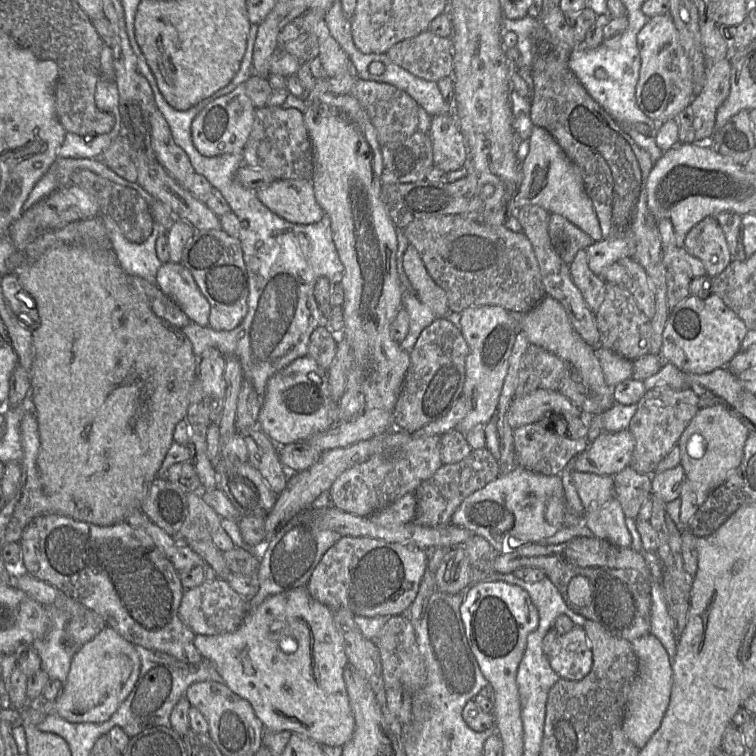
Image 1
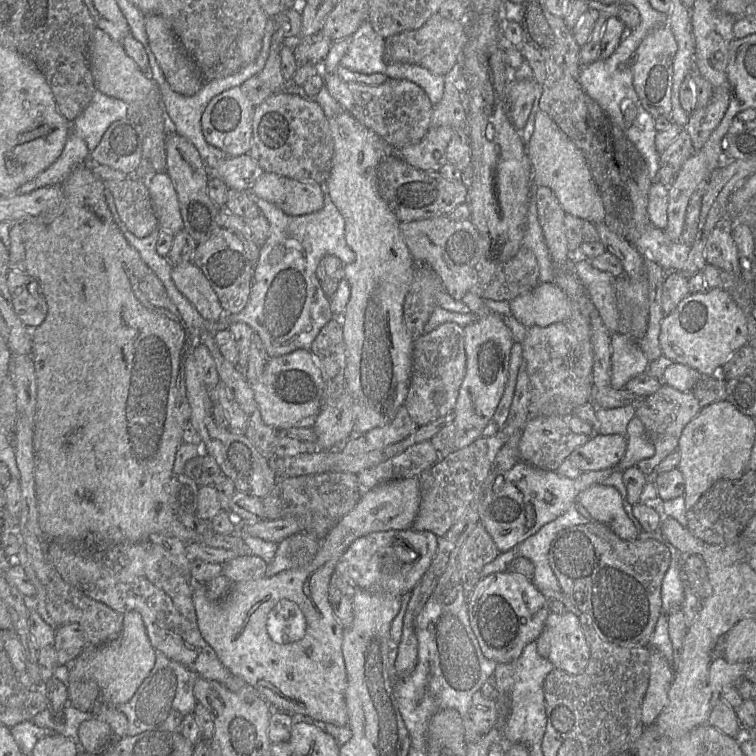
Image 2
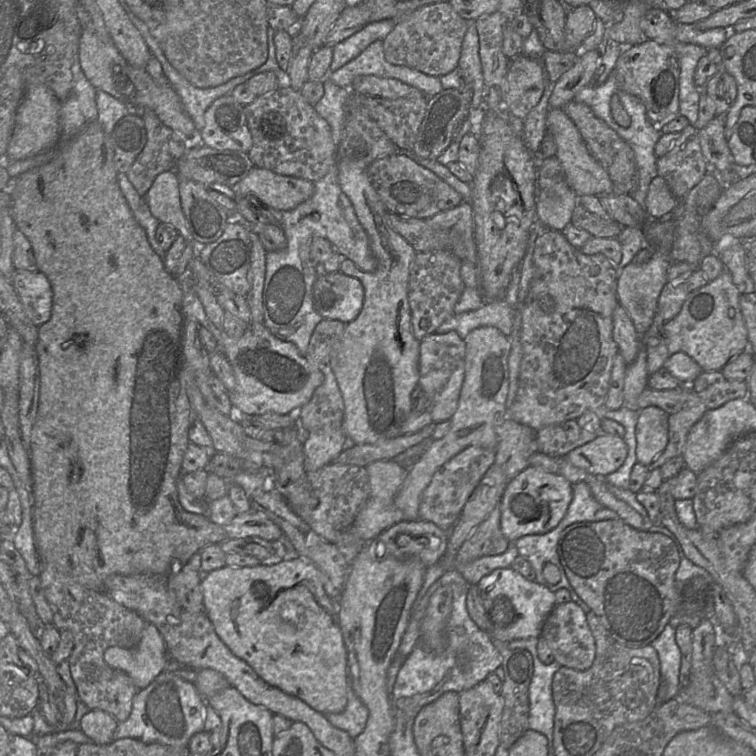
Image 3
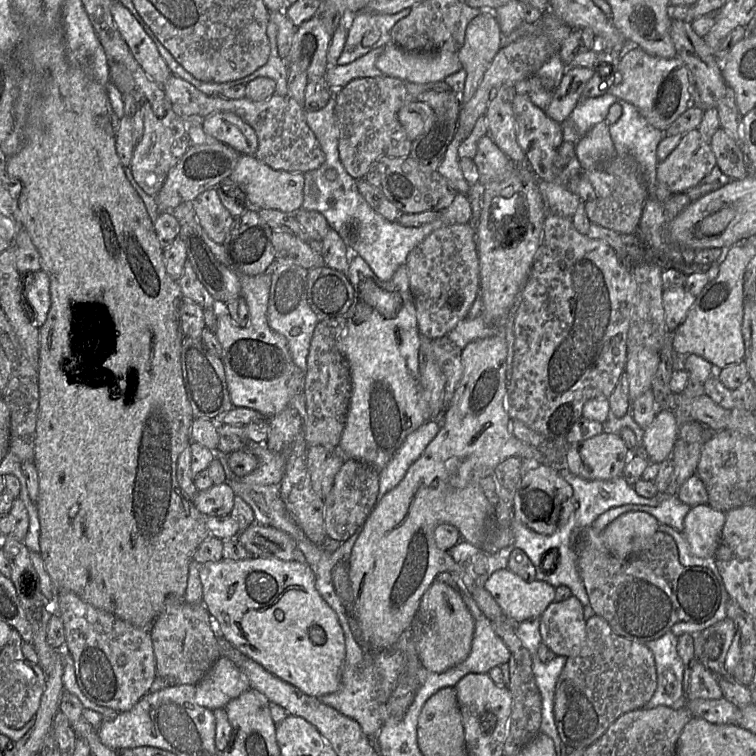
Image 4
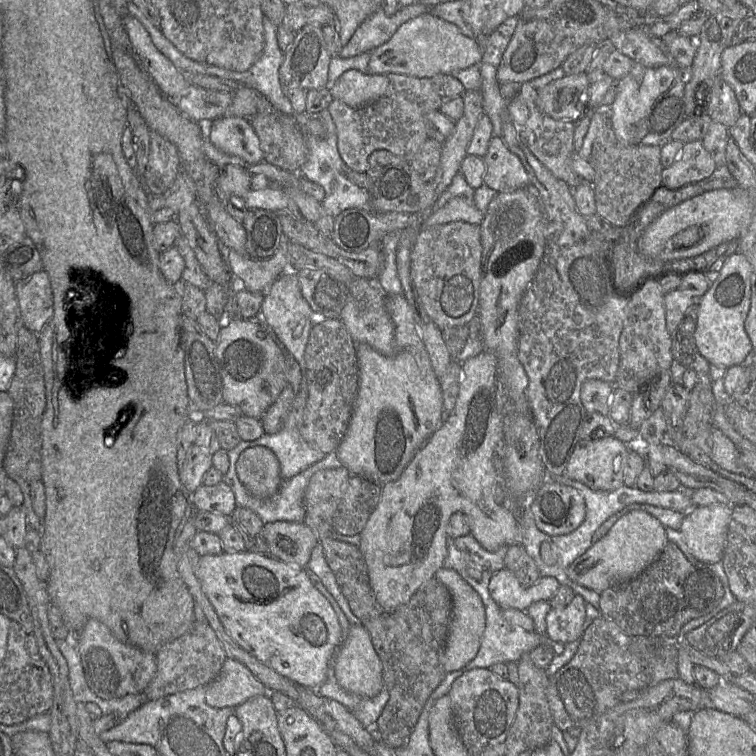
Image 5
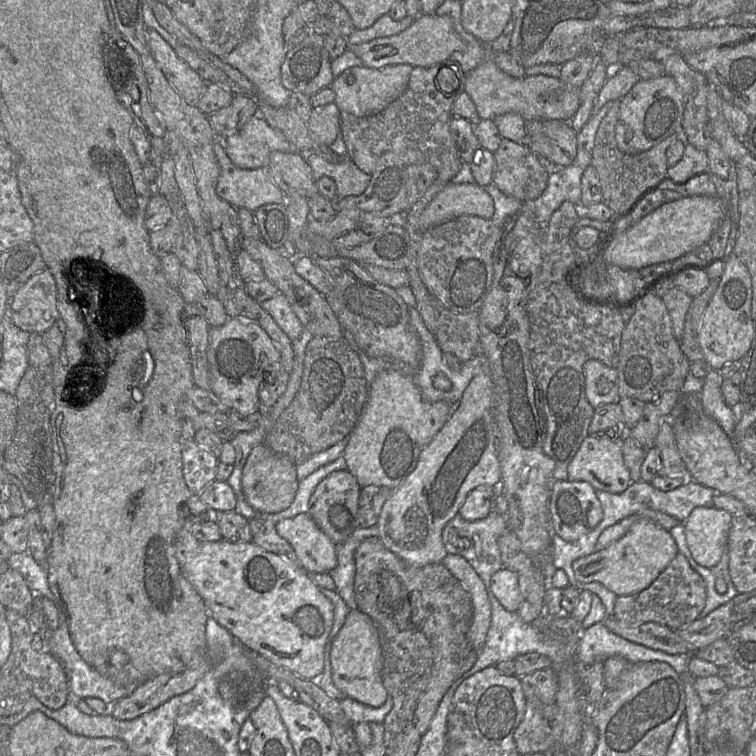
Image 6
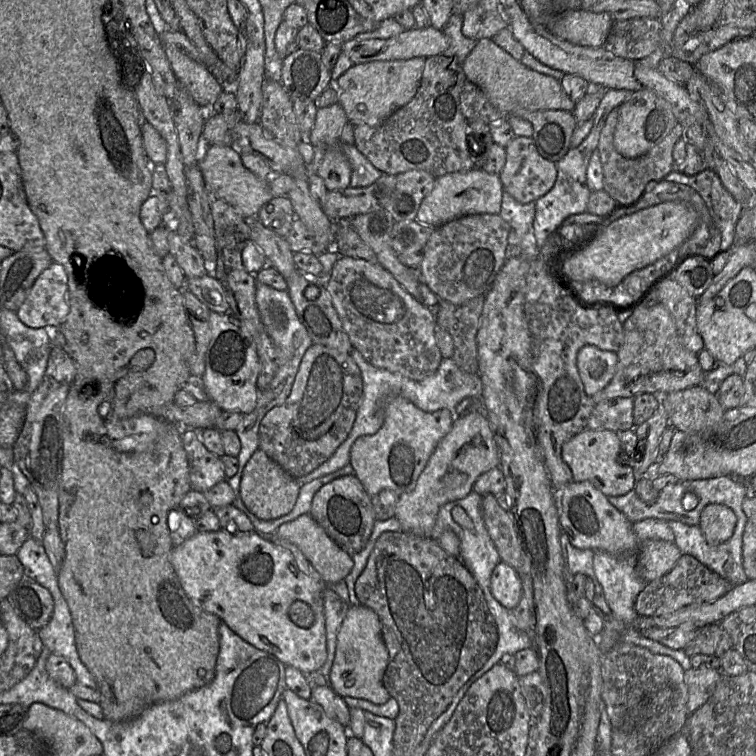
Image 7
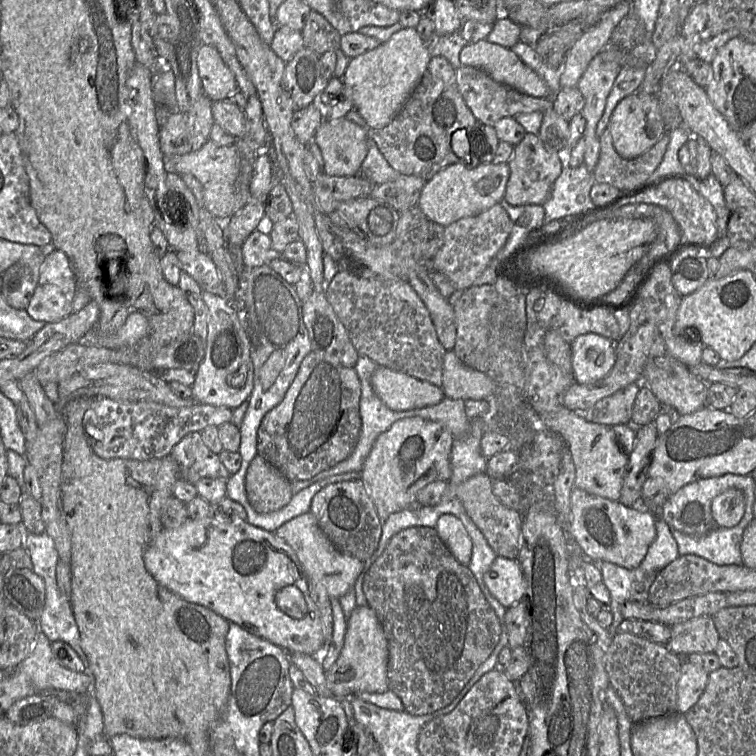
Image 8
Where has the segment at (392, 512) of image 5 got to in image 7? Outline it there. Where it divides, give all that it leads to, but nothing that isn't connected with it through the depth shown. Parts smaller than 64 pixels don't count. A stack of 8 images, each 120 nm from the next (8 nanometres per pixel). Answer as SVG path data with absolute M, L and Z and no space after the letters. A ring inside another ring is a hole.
M485 406L484 412L464 413L459 415L460 417L455 417L451 430L437 444L413 489L398 496L394 517L400 522L402 531L431 537L440 507L465 498L483 473L500 467L500 450Z

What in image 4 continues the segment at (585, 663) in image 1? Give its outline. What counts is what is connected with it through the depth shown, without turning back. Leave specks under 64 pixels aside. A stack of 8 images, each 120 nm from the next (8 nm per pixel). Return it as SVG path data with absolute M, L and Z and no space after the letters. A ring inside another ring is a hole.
M573 595L562 602L552 602L540 616L541 640L557 656L573 657L586 640L583 604Z

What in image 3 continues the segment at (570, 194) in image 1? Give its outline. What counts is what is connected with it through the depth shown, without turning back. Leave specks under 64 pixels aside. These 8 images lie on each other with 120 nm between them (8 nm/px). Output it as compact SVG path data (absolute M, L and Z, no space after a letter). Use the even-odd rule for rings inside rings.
M562 108L549 109L546 117L546 124L547 124L547 133L553 136L556 144L555 156L558 158L564 169L566 181L570 186L570 188L579 197L582 195L600 196L612 193L612 182L607 171L589 153L579 130L575 126L574 122L564 113Z

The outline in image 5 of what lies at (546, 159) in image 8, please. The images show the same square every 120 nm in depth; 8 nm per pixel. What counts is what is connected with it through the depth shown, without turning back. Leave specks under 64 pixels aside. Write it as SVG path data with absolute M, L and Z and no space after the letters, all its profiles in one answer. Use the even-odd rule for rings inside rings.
M493 135L483 160L483 183L496 192L510 192L530 185L520 159L508 149L501 137Z

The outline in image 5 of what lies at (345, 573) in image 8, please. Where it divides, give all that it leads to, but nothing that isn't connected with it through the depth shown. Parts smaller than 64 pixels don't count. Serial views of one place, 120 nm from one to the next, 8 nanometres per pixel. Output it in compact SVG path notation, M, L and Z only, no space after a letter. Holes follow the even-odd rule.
M276 521L264 524L263 537L269 547L270 556L302 568L307 567L312 550L318 545L314 532L304 522Z

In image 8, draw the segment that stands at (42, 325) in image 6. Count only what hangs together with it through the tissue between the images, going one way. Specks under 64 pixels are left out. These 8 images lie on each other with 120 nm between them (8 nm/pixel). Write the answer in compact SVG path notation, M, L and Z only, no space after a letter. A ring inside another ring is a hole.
M53 250L46 255L26 312L36 321L60 321L73 313L76 290L77 280L69 258L61 250Z

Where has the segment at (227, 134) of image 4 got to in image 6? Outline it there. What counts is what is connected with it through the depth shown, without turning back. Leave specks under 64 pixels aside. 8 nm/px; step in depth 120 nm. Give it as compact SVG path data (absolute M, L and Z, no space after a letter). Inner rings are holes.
M260 115L250 118L235 134L220 138L227 156L242 169L267 167L272 151L295 152L291 143L278 131L271 128Z

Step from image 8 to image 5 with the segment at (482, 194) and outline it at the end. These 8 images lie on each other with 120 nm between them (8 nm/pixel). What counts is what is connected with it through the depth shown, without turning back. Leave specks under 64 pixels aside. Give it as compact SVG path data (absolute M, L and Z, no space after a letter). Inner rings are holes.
M463 197L450 199L442 208L422 222L422 228L447 224L454 221L464 221L479 225L484 214L474 205L473 200Z

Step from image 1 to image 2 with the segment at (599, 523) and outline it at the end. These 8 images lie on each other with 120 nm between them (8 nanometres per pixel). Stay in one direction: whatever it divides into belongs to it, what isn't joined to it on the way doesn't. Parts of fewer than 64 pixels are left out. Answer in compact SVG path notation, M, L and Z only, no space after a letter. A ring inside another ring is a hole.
M595 484L578 495L593 521L607 525L620 539L635 541L639 532L624 510L623 498L614 487Z

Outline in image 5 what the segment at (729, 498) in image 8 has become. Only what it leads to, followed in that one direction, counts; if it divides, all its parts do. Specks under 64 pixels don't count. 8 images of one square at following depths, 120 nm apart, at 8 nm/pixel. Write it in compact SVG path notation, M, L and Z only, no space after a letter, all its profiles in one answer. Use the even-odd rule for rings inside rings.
M732 505L694 506L684 516L680 531L690 553L703 563L722 560Z

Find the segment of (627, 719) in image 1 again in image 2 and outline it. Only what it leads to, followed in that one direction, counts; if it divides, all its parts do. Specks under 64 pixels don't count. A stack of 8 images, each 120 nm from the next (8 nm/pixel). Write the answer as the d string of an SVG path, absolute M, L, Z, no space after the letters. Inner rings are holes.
M650 647L650 679L641 716L645 726L653 724L666 707L674 677L672 664L660 651Z

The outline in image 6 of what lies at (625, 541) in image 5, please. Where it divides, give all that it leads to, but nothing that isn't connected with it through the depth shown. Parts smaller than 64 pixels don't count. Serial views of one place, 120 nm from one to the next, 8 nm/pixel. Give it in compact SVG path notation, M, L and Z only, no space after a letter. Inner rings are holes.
M641 518L621 539L577 559L572 568L578 582L599 582L617 596L627 596L648 588L678 553L676 542L667 530L649 518Z

